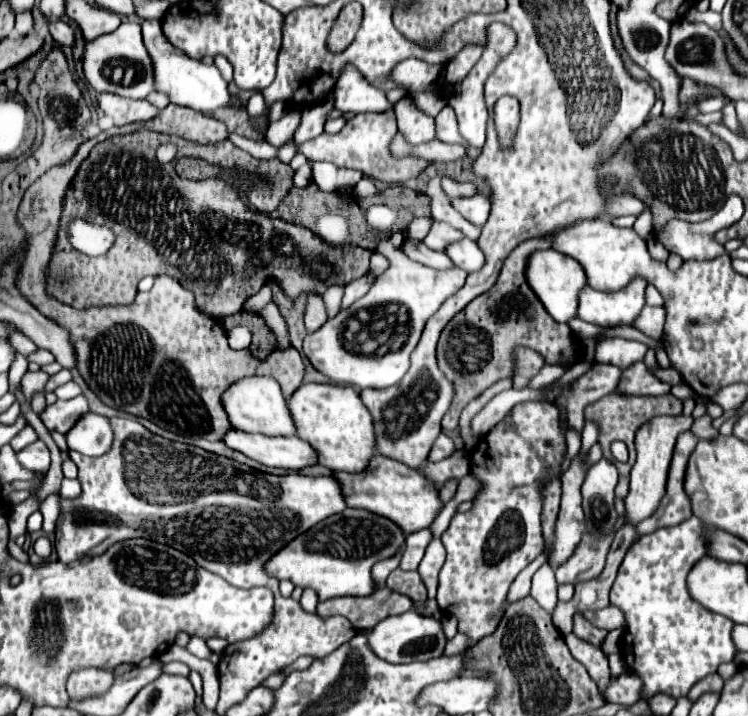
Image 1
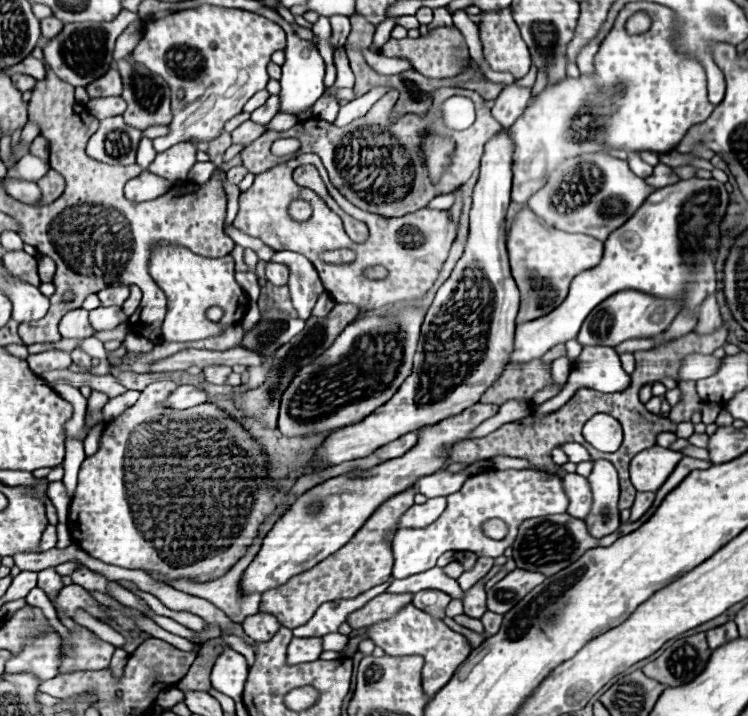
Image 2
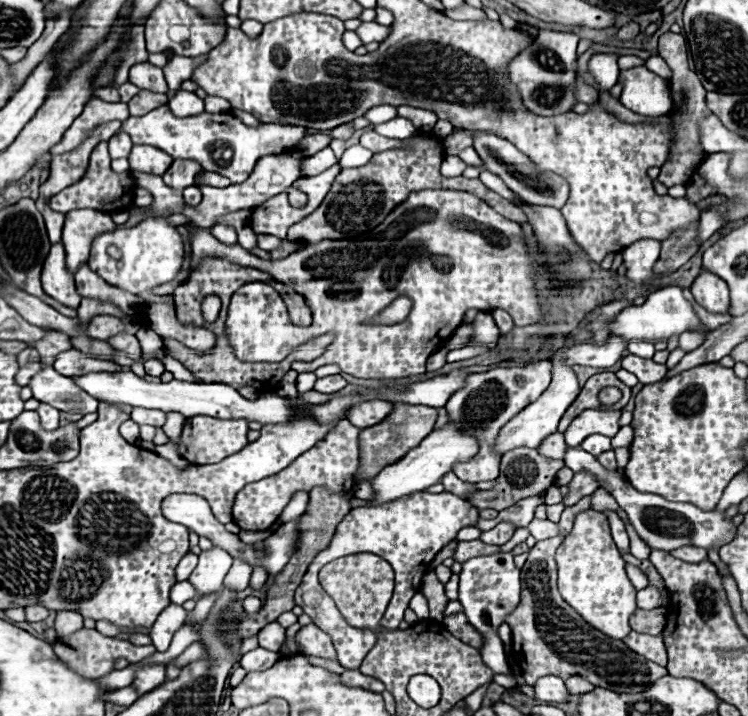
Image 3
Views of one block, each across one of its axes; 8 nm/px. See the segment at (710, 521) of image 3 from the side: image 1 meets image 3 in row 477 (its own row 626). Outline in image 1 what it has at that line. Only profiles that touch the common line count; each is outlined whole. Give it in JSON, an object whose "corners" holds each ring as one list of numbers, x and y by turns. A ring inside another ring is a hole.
{"corners":[[606,606,606,608,596,610,596,612,582,612,582,616,586,620,590,620,590,624,594,624,596,628,604,628,604,630,614,630,614,628,624,626,624,616,614,606]]}

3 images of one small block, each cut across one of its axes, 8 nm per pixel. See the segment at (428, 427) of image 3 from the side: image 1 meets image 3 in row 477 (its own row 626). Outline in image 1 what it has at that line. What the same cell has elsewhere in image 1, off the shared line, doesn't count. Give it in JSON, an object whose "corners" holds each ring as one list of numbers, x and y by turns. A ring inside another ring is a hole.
{"corners":[[378,588,378,592,366,598,344,596,344,598,330,598,318,602,316,612,320,616,340,614,348,618,356,630,372,630,384,618,394,614,404,614,410,608,412,608,412,600,408,596,392,592,390,588]]}

